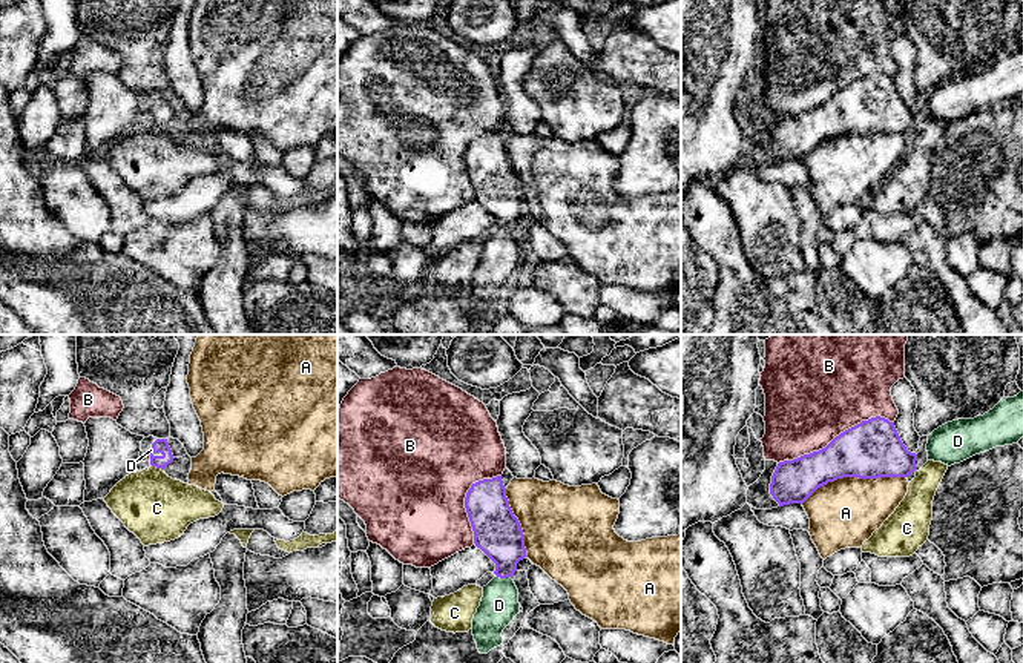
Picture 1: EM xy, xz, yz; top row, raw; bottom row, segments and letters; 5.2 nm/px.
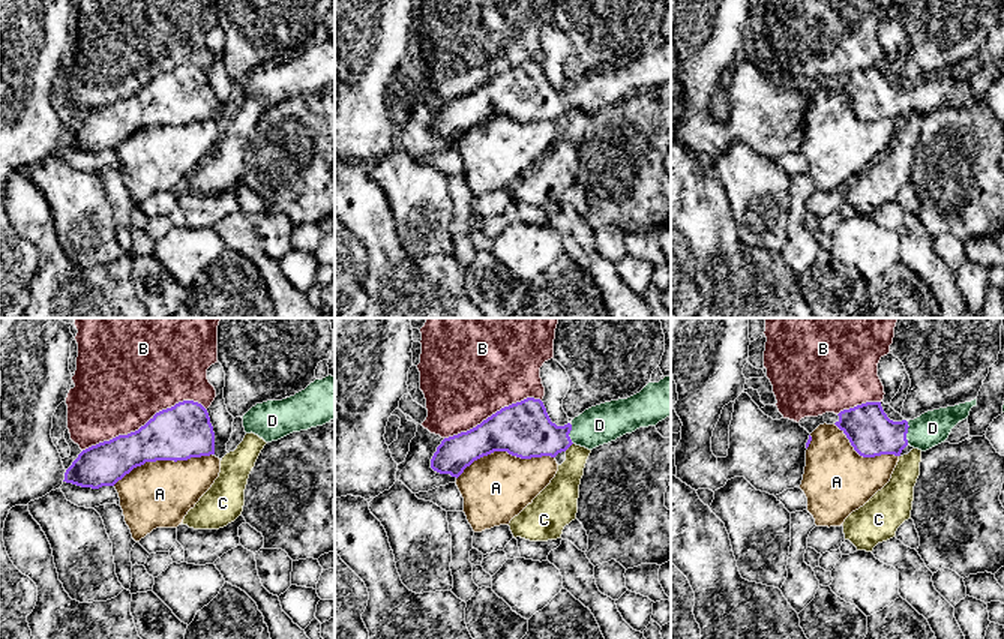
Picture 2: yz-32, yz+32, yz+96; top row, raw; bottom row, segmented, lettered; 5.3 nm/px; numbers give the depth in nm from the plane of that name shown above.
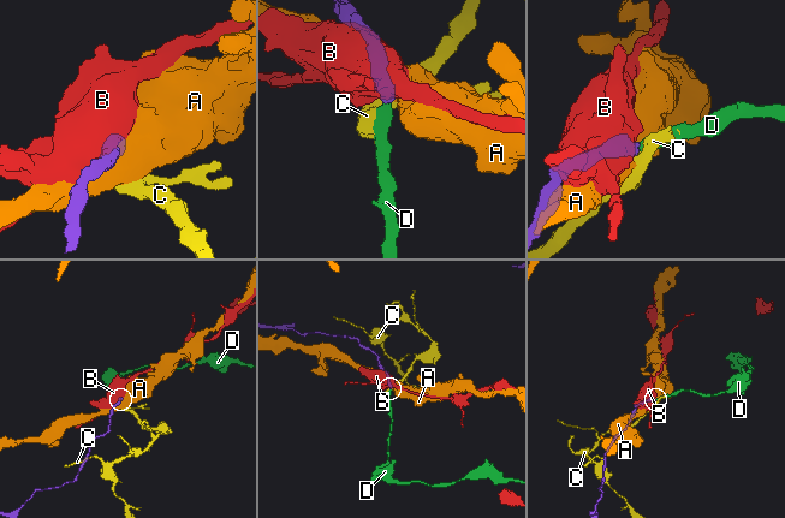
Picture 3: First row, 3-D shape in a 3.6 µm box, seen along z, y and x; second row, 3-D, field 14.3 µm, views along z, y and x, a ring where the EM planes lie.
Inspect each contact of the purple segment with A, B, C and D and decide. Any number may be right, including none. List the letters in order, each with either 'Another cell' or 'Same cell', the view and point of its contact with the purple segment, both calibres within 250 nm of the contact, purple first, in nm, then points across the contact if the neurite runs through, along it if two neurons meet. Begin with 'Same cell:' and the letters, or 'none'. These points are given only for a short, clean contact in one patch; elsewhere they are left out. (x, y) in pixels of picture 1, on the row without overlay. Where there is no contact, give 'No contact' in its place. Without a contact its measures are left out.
Same cell: D
A: Another cell. Touches purple at yz (853, 132). Thickness 300 nm (purple) against 360 nm
B: Another cell. Touches purple at yz (836, 92). Thickness 300 nm (purple) against 500 nm
C: Another cell. Touches purple at xy (157, 123). Thickness 80 nm (purple) against 360 nm. Boundary: xy (151, 120), (163, 126)
D: Same cell. Touches purple at xz (503, 234). Thickness 240 nm (purple) against 200 nm. Path across: xz (497, 188), (503, 198), (503, 234), (499, 261)

